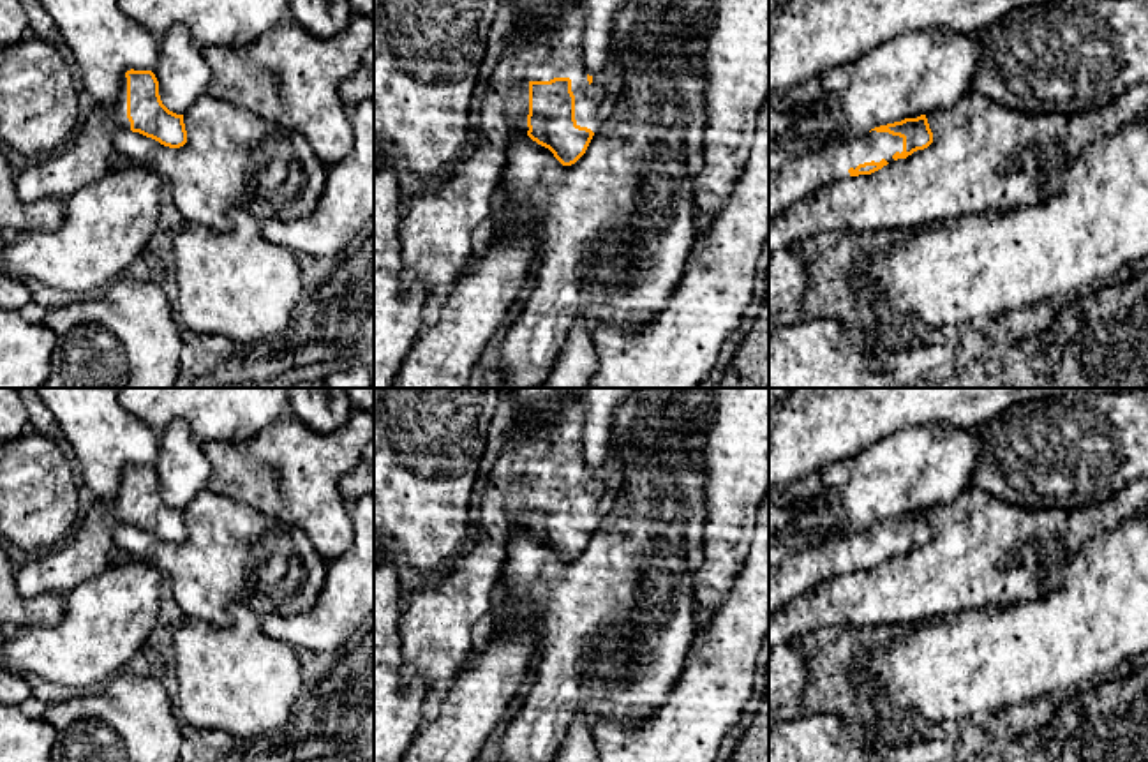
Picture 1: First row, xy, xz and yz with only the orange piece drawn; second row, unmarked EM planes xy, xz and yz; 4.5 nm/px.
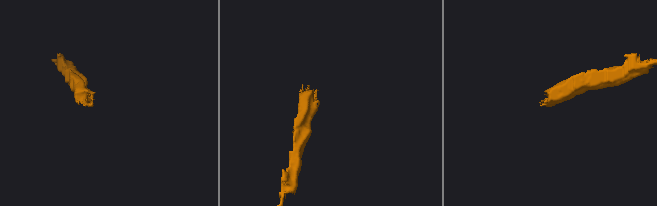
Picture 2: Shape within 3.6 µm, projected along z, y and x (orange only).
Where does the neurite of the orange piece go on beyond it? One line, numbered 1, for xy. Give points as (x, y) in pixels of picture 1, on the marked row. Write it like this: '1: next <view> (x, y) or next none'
1: next xy (117, 115)

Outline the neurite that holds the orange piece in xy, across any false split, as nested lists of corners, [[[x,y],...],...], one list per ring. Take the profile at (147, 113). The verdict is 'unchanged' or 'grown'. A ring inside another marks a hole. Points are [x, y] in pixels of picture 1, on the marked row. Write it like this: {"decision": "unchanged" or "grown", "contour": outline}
{"decision": "grown", "contour": [[[127,71],[118,101],[106,115],[113,129],[139,132],[169,148],[187,143],[183,115],[162,104],[159,81],[152,71]]]}

